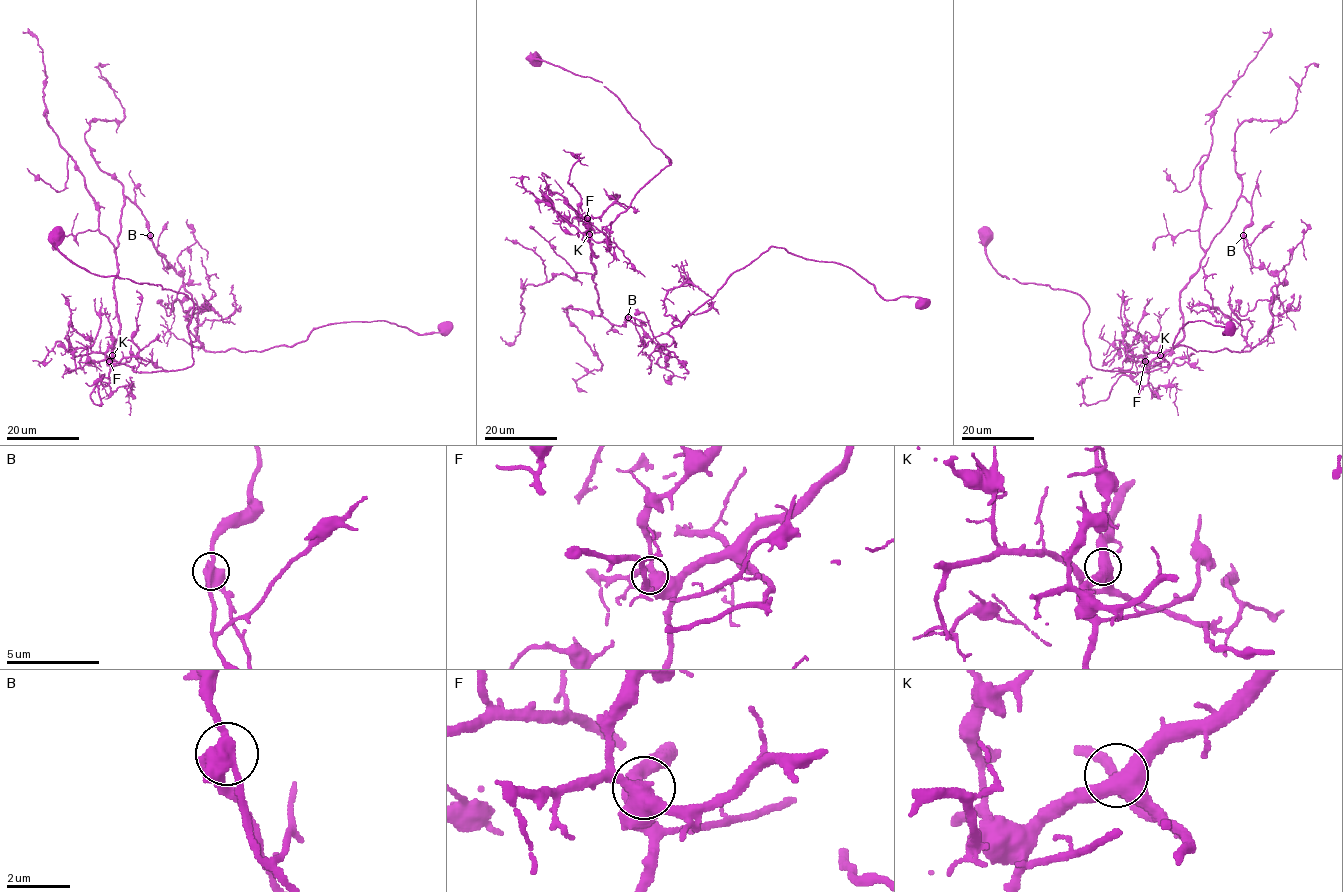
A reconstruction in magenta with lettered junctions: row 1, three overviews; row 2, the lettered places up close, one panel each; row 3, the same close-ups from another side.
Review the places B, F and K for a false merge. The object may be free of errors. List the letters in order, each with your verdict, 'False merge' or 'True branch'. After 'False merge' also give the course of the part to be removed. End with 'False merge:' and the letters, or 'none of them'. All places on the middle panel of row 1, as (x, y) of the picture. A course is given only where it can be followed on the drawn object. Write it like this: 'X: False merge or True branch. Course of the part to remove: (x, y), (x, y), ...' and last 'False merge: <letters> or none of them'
B: False merge. Course of the part to remove: (628, 317), (660, 352), (675, 346), (669, 331), (771, 247), (854, 269), (885, 299), (930, 303)
F: True branch
K: True branch
False merge: B

